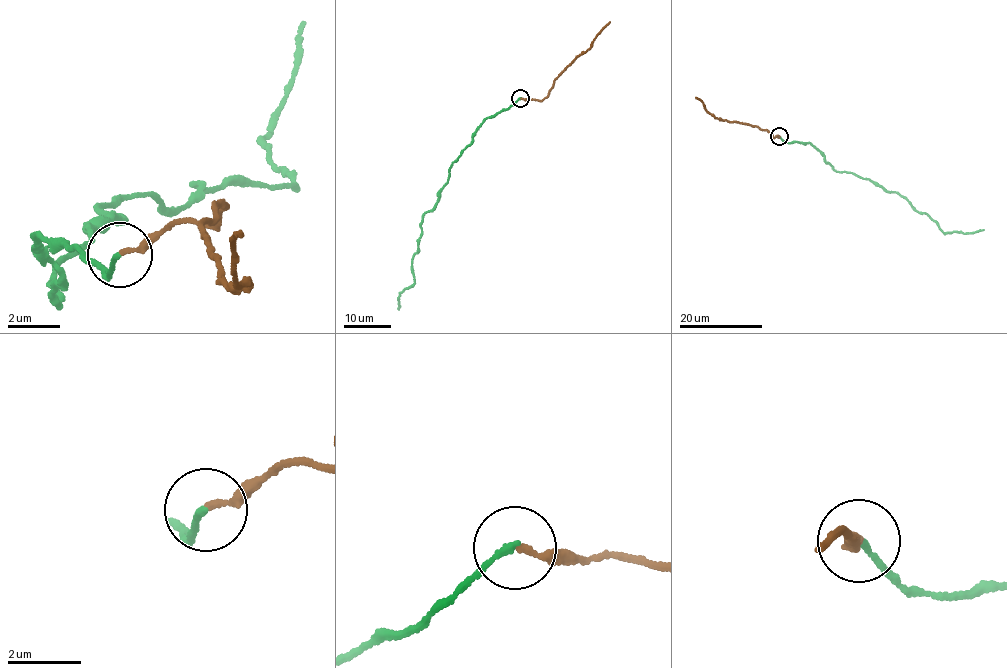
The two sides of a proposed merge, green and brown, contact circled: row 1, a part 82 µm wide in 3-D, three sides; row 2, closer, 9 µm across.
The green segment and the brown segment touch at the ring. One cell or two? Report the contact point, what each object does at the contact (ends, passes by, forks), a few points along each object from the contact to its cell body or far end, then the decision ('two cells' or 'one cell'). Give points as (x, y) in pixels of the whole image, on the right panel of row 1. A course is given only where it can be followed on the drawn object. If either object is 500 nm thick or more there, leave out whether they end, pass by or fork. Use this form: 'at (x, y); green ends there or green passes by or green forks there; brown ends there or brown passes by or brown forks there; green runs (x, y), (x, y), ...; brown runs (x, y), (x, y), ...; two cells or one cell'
at (779, 136); green ends there; brown ends there; green runs (779, 137), (786, 142), (809, 143), (834, 170), (852, 172), (904, 197), (945, 232), (973, 233), (983, 229); brown runs (779, 136), (774, 137), (755, 125), (713, 116), (695, 97); one cell

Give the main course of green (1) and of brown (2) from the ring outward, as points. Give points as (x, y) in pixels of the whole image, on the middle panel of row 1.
1: (520, 98), (485, 118), (451, 164), (439, 200), (420, 224), (412, 262), (415, 280), (399, 295), (399, 309)
2: (521, 98), (539, 100), (549, 94), (555, 79), (591, 47), (610, 21)

